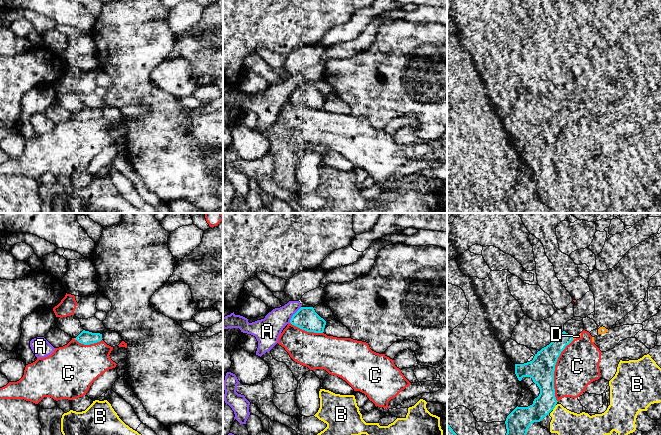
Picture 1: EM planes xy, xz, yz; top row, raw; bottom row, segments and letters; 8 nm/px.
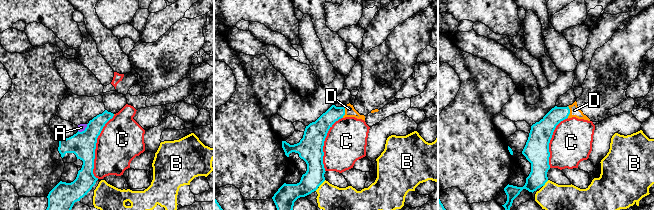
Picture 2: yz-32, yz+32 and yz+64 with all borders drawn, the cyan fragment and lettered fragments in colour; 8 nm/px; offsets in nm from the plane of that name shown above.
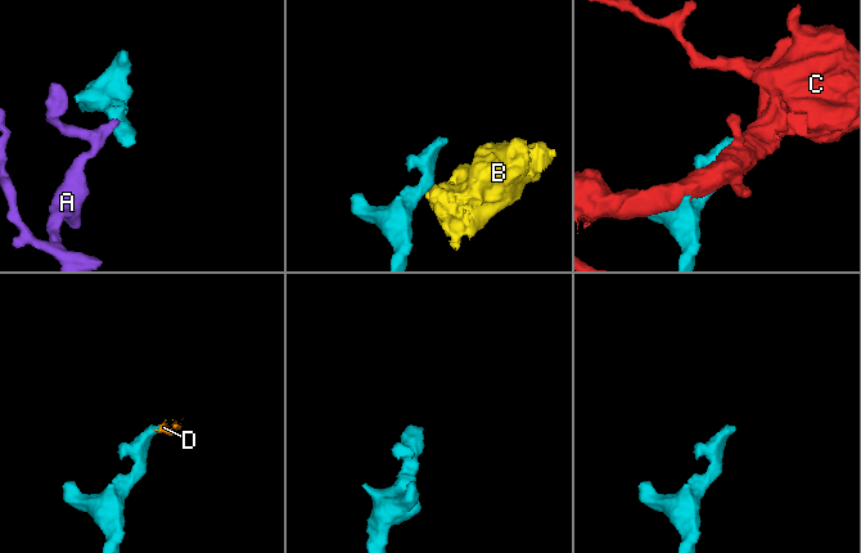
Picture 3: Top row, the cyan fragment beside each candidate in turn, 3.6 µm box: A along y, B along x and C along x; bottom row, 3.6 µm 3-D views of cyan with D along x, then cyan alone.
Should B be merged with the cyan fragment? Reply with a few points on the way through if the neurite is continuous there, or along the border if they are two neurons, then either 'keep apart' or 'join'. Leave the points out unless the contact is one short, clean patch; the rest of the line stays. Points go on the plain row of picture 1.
keep apart

